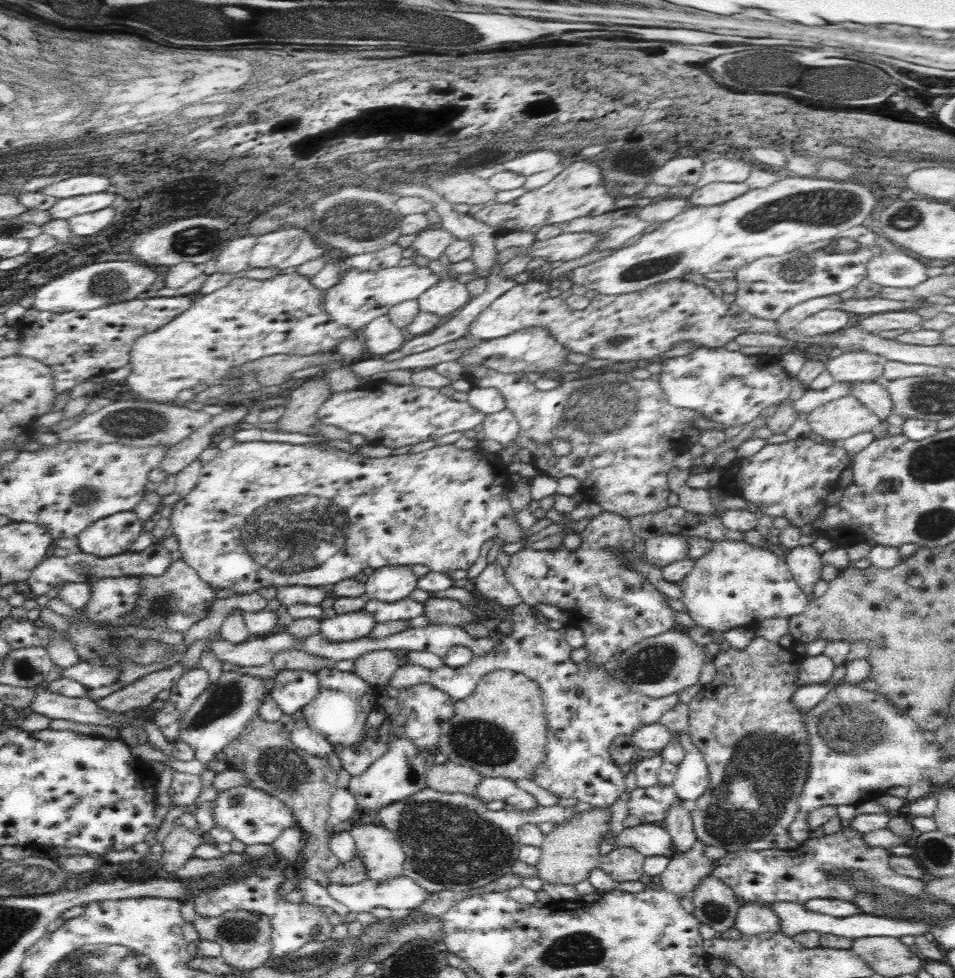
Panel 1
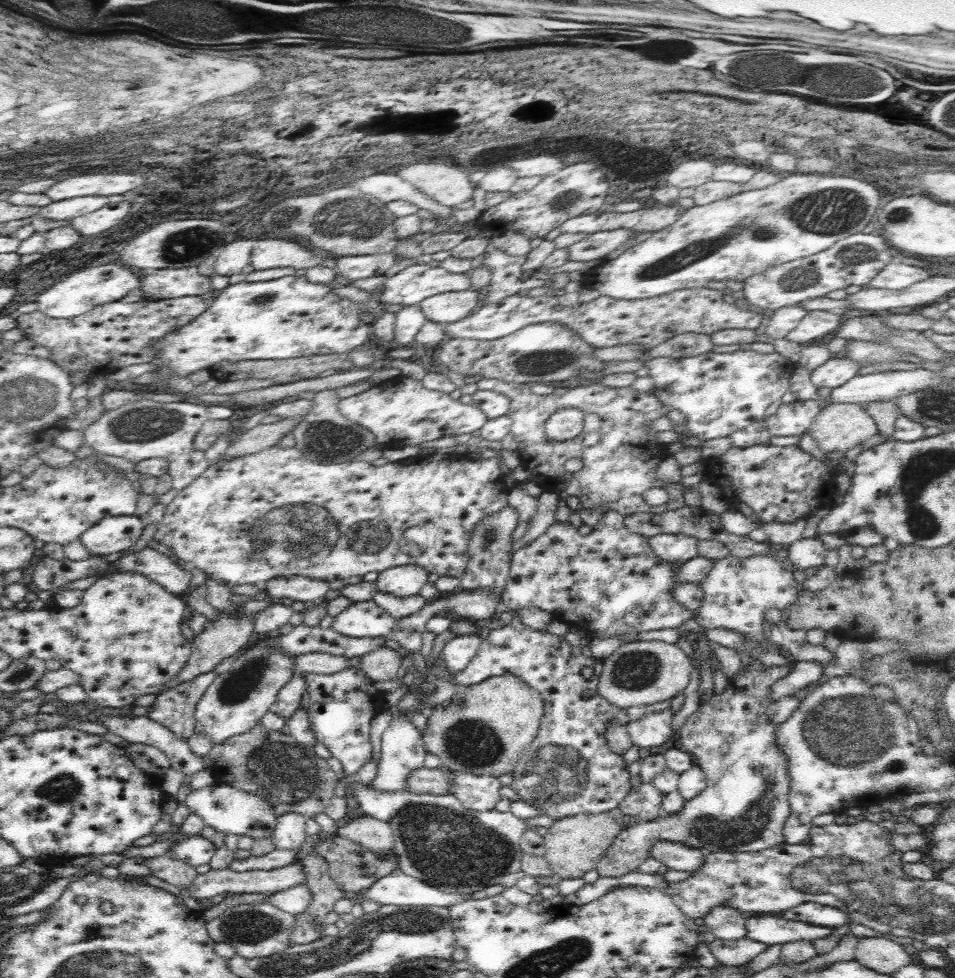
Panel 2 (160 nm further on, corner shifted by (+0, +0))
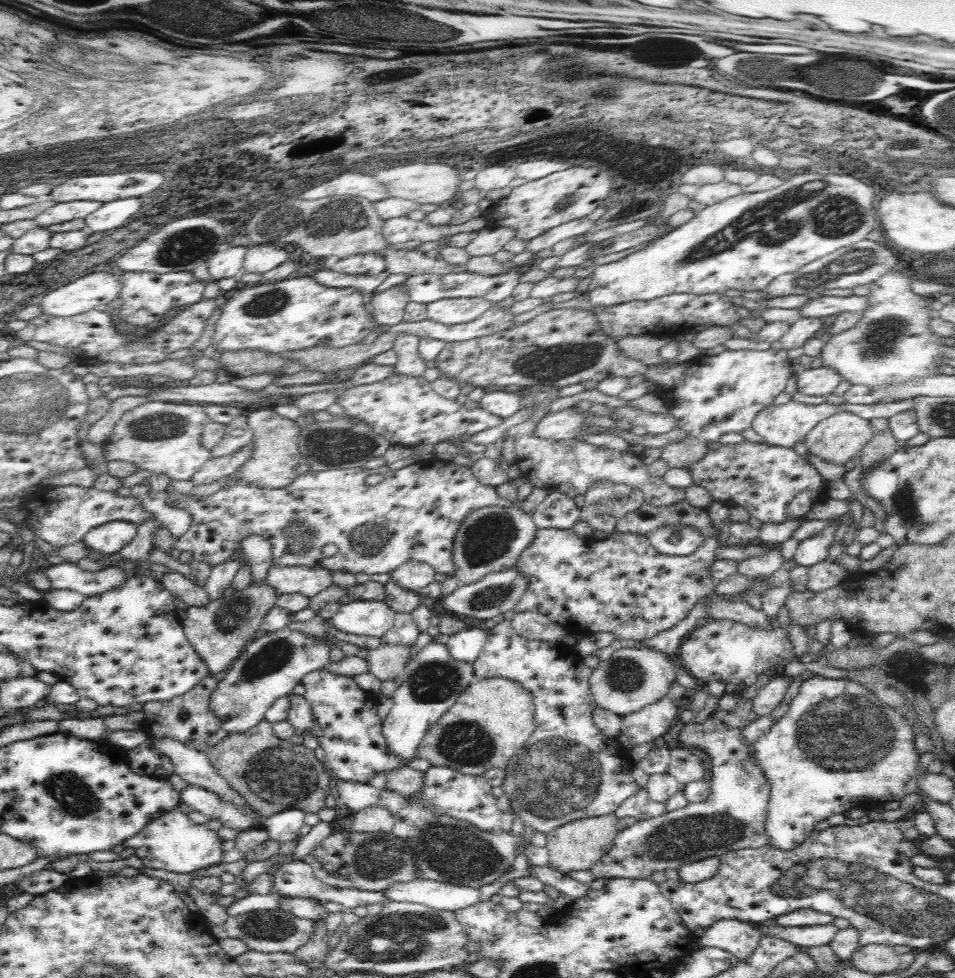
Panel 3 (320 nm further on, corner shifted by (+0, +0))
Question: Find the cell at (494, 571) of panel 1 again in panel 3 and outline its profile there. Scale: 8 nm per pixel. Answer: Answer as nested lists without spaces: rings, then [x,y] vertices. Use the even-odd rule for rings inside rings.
[[[513,505],[509,508],[486,506],[466,514],[452,542],[453,576],[458,578],[460,585],[472,584],[490,572],[502,572],[516,566],[522,551],[536,536],[537,529],[533,515]]]

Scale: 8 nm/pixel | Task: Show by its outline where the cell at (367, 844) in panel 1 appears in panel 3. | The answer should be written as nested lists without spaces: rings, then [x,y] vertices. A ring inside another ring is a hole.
[[[379,804],[368,806],[355,813],[349,820],[353,832],[393,832],[398,818]]]

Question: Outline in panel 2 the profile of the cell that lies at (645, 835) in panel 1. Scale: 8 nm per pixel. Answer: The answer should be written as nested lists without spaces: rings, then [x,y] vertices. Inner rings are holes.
[[[672,842],[656,844],[652,848],[651,855],[670,870],[690,872],[690,874],[697,873],[705,861],[705,854],[702,851]]]

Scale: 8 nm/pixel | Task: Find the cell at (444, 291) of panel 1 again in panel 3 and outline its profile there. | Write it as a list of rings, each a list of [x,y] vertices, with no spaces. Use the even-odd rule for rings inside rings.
[[[446,298],[427,305],[427,318],[454,326],[480,318],[492,306],[484,298]]]

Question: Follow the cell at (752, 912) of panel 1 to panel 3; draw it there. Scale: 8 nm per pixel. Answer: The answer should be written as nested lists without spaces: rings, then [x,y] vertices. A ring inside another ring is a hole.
[[[833,923],[801,927],[758,926],[758,929],[763,937],[777,936],[791,942],[794,946],[804,948],[828,945],[839,931]]]

